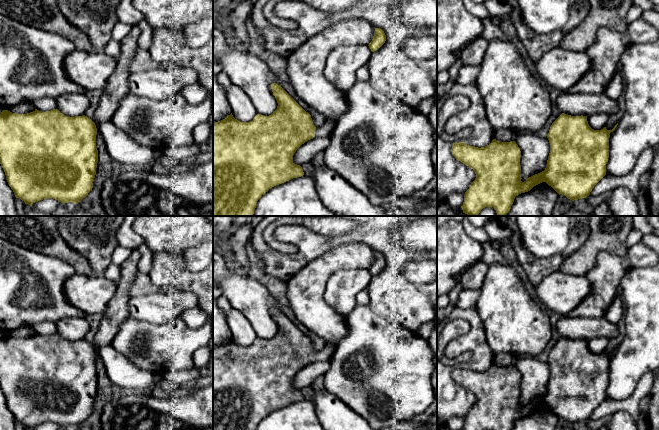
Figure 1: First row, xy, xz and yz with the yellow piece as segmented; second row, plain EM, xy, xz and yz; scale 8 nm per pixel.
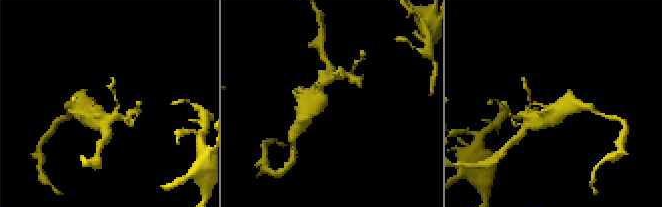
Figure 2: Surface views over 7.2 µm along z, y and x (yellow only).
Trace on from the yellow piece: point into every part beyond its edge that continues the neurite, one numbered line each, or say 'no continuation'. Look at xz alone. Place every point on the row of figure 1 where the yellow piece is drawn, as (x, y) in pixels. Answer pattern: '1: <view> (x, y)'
1: xz (326, 129)

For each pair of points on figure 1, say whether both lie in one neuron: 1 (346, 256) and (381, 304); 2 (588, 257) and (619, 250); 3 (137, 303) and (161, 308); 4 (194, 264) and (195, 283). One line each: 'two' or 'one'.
1: two
2: one
3: one
4: two

